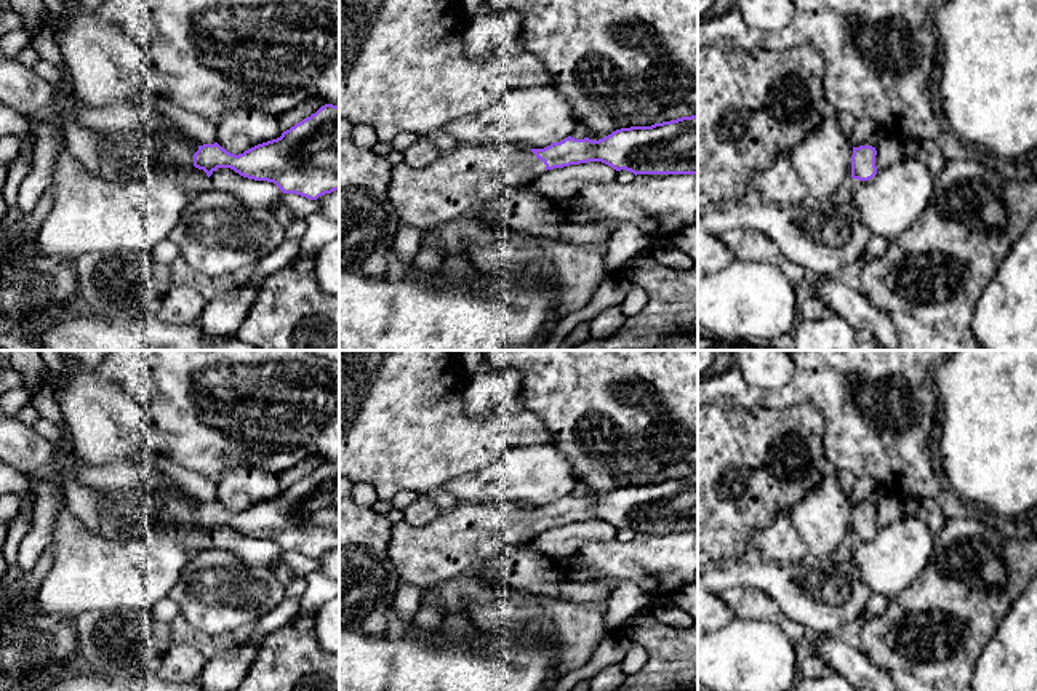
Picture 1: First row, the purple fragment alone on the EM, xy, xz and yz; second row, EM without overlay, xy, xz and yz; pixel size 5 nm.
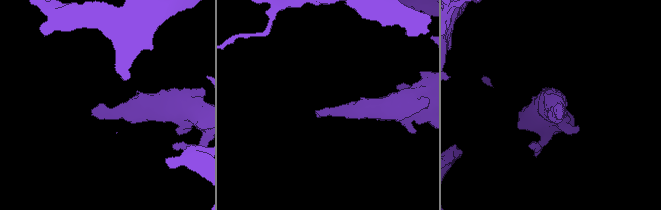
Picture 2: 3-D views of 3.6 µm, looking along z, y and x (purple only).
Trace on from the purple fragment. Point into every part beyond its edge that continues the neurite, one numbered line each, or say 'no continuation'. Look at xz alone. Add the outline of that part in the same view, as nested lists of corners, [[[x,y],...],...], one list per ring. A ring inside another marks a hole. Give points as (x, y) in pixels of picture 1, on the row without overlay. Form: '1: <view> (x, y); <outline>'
1: xz (458, 541); [[[464,504],[422,526],[392,525],[387,553],[400,582],[429,590],[504,555],[546,529],[530,505]]]

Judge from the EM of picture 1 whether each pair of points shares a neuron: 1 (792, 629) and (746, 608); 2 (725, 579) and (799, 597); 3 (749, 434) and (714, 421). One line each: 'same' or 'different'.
1: same
2: same
3: same

